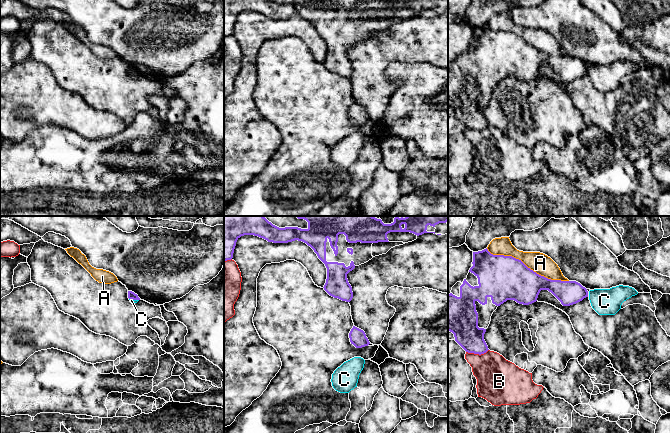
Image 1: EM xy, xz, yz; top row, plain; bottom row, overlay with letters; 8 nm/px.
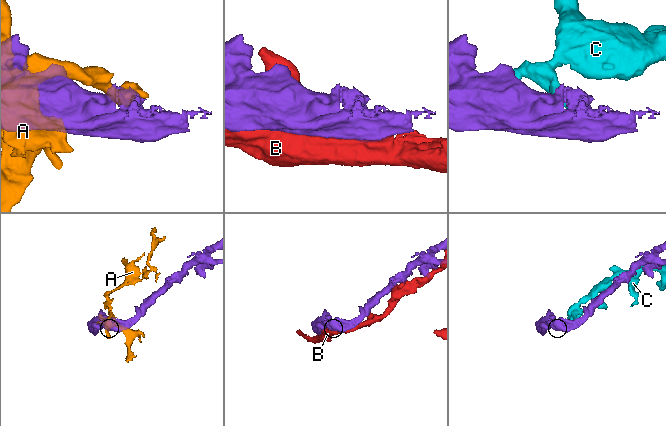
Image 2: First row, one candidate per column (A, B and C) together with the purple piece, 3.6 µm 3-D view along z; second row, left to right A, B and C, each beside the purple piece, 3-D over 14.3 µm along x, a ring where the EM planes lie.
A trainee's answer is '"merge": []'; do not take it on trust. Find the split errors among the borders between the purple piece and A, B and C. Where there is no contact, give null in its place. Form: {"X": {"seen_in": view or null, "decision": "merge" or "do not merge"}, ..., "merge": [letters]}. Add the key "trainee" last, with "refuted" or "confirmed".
{"A": {"seen_in": "yz", "decision": "do not merge"}, "B": {"seen_in": "yz", "decision": "do not merge"}, "C": {"seen_in": "xy", "decision": "do not merge"}, "merge": [], "trainee": "confirmed"}

